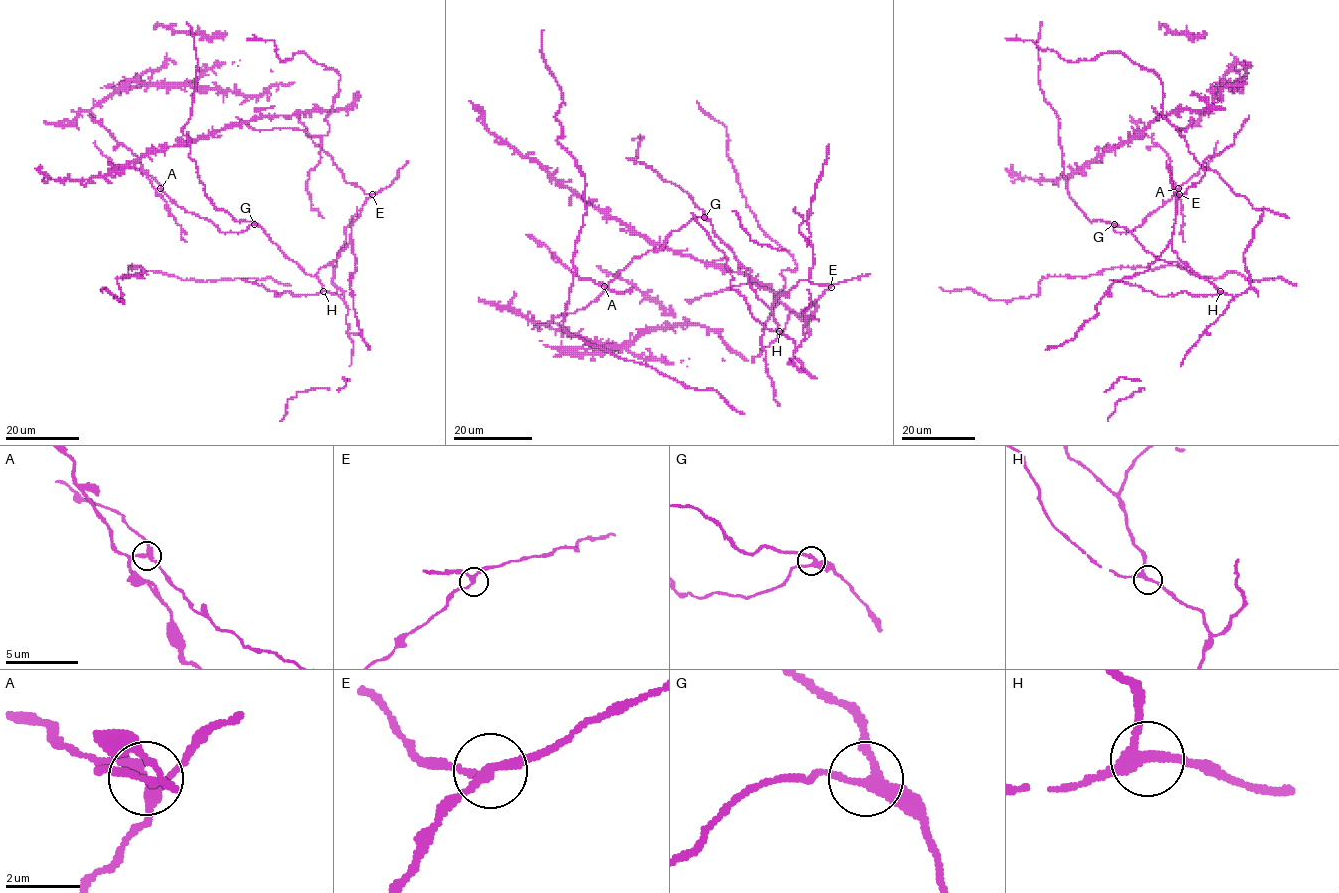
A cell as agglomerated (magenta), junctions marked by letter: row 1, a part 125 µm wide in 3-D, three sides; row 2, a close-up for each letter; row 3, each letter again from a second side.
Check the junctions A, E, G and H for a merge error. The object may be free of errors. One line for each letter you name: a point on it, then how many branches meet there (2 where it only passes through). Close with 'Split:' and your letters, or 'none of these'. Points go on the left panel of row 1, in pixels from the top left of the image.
A: (160, 188) | 3
Split: A

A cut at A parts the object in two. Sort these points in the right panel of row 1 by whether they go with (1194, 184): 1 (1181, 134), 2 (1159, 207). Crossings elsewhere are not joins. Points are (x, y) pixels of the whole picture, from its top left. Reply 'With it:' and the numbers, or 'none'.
With it: 1, 2

